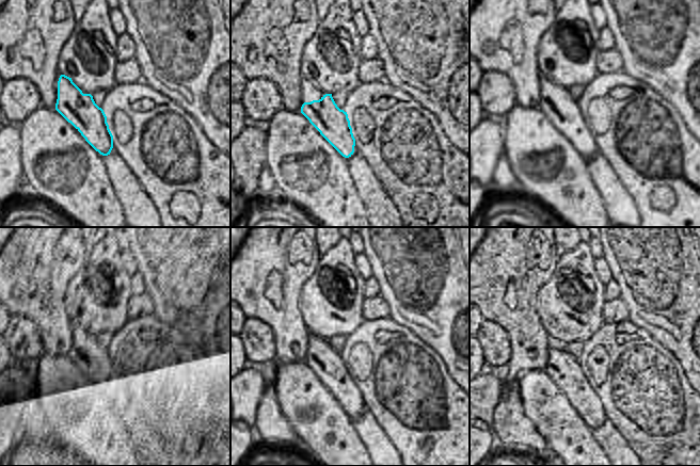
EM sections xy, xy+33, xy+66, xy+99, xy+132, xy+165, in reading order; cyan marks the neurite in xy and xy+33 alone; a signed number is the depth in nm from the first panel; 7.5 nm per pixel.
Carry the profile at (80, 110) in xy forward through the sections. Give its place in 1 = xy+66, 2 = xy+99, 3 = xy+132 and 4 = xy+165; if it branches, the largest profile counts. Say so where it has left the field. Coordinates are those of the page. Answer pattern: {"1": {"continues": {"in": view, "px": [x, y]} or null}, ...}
{"1": {"continues": {"in": "xy+66", "px": [569, 117]}}, "2": {"continues": {"in": "xy+99", "px": [89, 364]}}, "3": {"continues": {"in": "xy+132", "px": [340, 383]}}, "4": {"continues": {"in": "xy+165", "px": [567, 371]}}}

